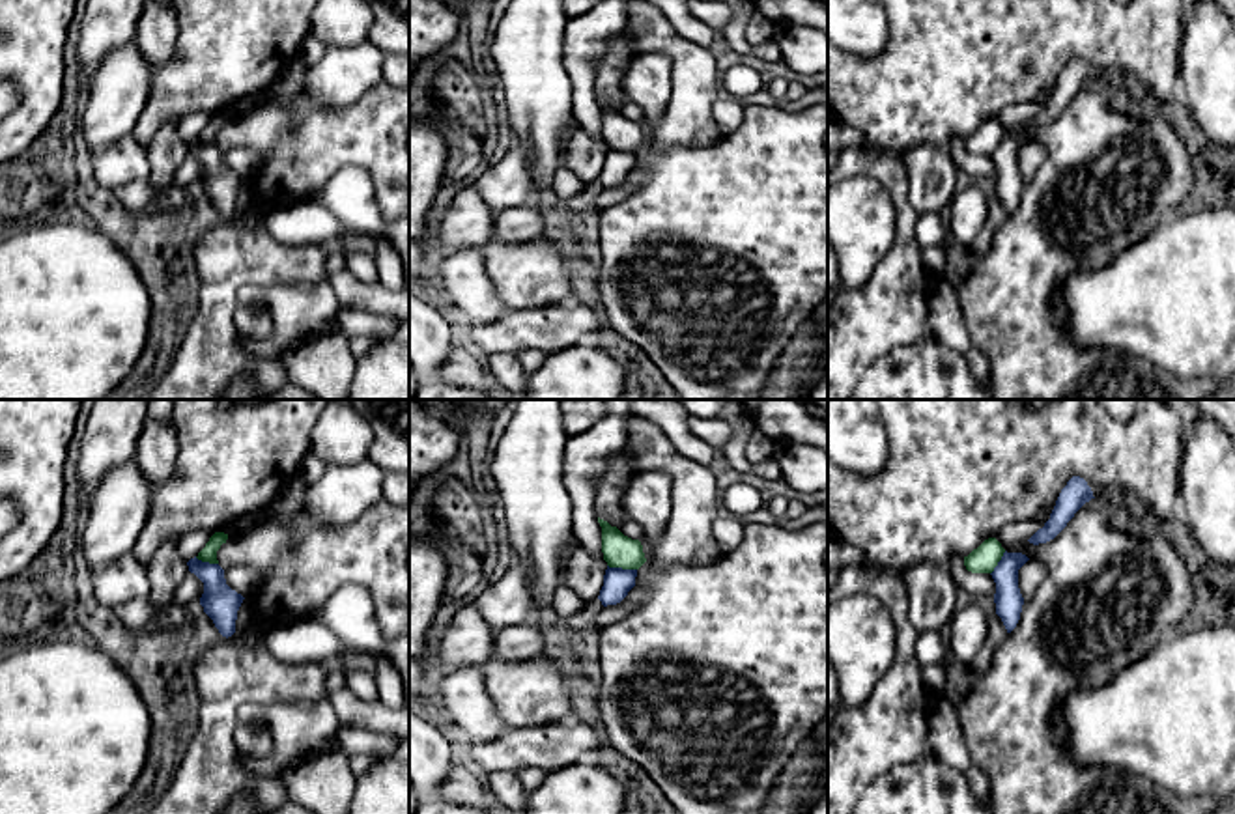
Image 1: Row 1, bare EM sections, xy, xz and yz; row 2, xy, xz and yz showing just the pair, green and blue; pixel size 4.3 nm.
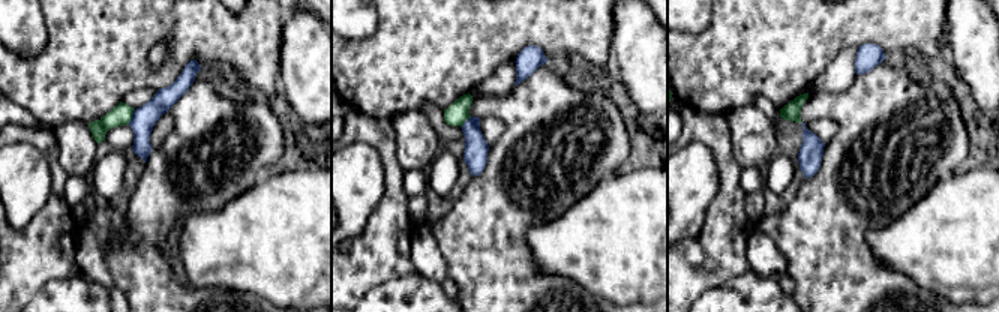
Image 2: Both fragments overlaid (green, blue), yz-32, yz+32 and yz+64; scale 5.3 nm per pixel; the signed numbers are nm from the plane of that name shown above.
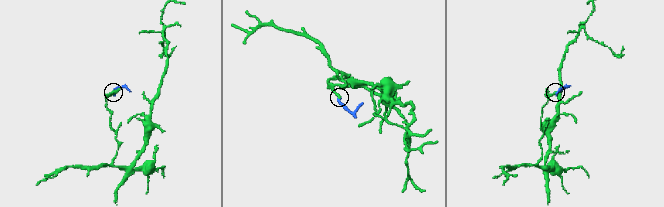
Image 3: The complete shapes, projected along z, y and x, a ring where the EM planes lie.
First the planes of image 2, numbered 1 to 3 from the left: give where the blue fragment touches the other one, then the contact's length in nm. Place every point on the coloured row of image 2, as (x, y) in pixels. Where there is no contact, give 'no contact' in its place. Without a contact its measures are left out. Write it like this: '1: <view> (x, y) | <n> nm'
1: yz-32 (131, 117) | 90 nm
2: yz+32 (465, 120) | 80 nm
3: no contact

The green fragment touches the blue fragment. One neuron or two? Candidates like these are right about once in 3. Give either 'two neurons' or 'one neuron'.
two neurons

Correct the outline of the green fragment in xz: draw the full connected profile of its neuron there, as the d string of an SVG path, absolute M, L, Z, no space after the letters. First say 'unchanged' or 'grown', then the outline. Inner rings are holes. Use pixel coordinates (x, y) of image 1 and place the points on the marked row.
unchanged | M600 517L598 523L602 526L602 553L609 568L639 569L646 562L639 540L624 536Z

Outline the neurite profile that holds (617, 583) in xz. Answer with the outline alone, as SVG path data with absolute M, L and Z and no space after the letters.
M609 568L603 575L603 586L598 599L603 607L620 603L635 586L637 569Z

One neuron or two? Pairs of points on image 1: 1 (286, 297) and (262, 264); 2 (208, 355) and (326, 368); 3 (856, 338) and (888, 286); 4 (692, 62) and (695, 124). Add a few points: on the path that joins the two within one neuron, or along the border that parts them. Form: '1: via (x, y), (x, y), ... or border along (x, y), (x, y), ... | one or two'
1: border along (294, 286), (243, 286), (238, 301) | two
2: border along (279, 355), (288, 379) | two
3: via (867, 325), (888, 305), (888, 299) | one
4: via (692, 77), (692, 109) | one

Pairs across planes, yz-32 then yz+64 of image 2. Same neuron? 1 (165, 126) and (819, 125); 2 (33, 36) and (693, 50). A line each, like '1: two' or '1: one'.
1: one
2: two

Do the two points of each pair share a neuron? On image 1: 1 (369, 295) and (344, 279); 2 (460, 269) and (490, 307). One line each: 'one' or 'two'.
1: one
2: one

